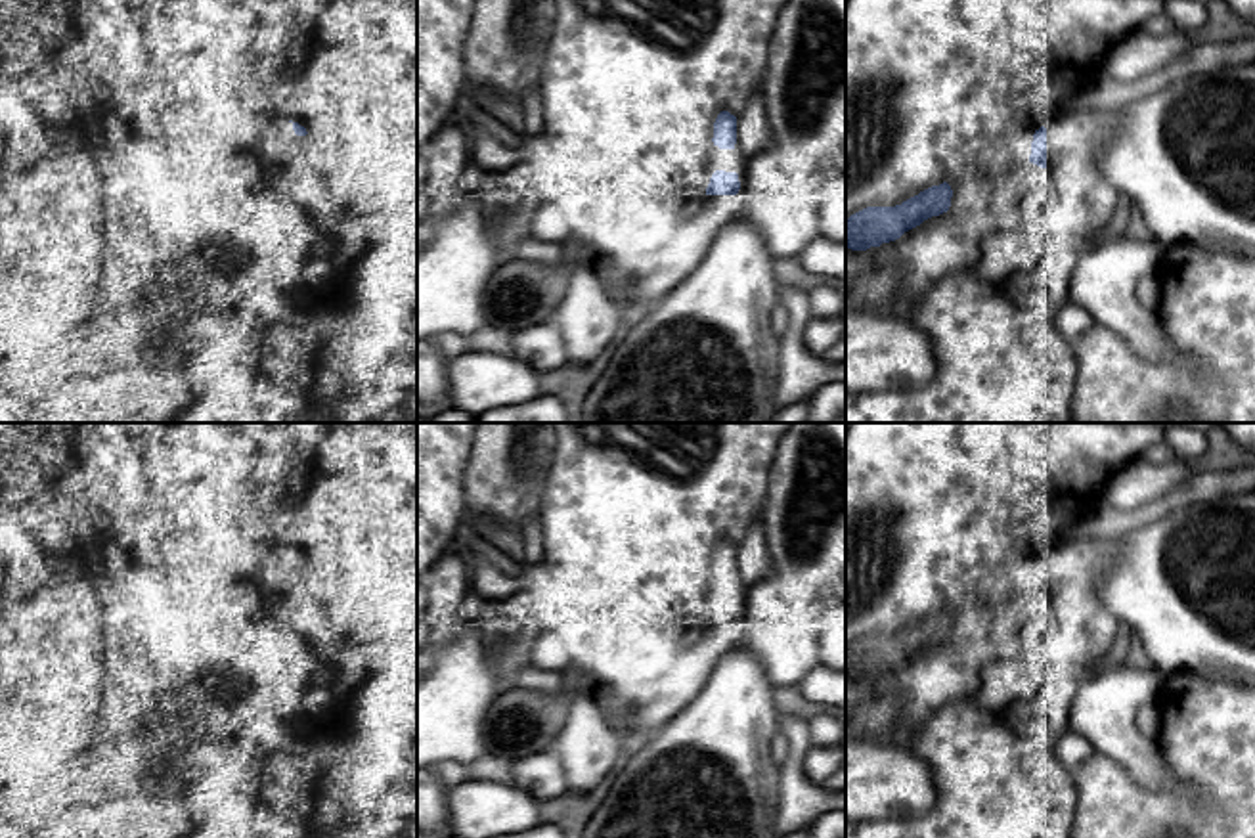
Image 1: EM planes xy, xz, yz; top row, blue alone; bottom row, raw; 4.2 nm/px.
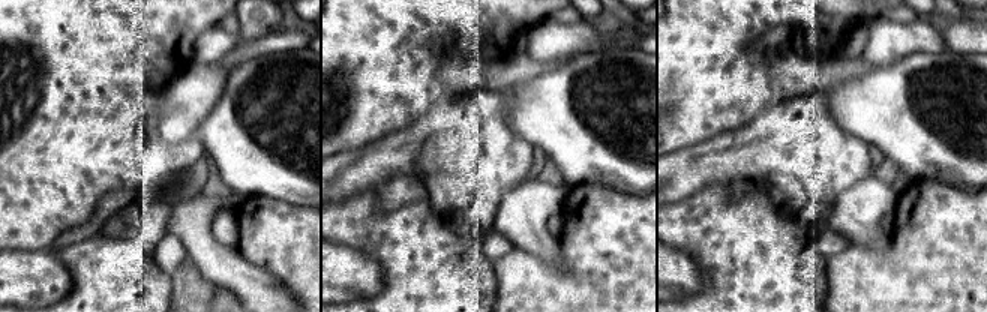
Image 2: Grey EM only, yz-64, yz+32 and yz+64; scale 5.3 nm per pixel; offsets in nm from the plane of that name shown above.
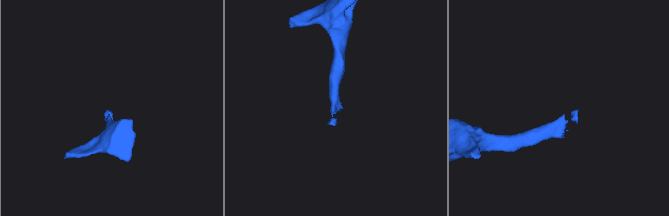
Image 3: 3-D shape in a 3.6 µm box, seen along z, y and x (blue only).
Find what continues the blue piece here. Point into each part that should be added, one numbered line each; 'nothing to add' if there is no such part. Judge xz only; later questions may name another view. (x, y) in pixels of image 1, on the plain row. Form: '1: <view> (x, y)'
1: xz (651, 710)

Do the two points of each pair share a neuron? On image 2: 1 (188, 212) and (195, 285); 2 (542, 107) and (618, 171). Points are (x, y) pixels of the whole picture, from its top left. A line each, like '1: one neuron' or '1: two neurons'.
1: two neurons
2: one neuron

